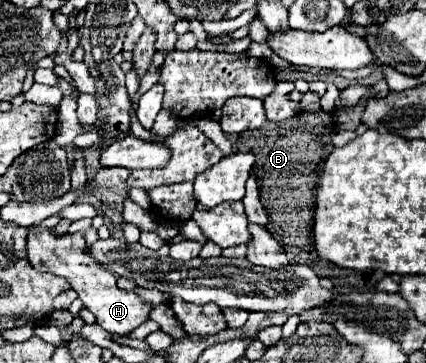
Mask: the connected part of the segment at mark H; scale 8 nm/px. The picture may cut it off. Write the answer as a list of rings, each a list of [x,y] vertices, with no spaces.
[[[28,227],[28,243],[26,243],[26,253],[28,261],[34,269],[42,273],[54,273],[60,277],[66,277],[68,283],[72,283],[72,289],[78,293],[82,299],[84,307],[90,309],[96,317],[96,323],[106,329],[108,333],[114,335],[126,335],[138,325],[142,325],[148,319],[150,307],[134,293],[134,291],[124,291],[116,285],[116,275],[110,273],[104,265],[98,265],[86,249],[98,239],[94,229],[80,231],[80,233],[64,233],[58,235],[54,229],[34,229]]]

